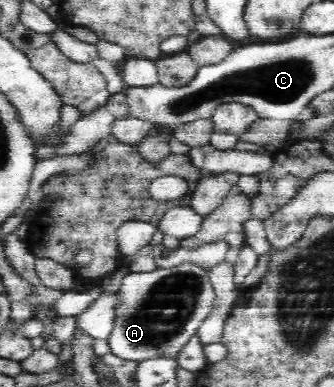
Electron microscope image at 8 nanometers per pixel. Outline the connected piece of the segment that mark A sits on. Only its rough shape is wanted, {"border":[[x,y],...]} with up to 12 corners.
{"border":[[195,263],[123,277],[111,354],[177,359],[211,315]]}

